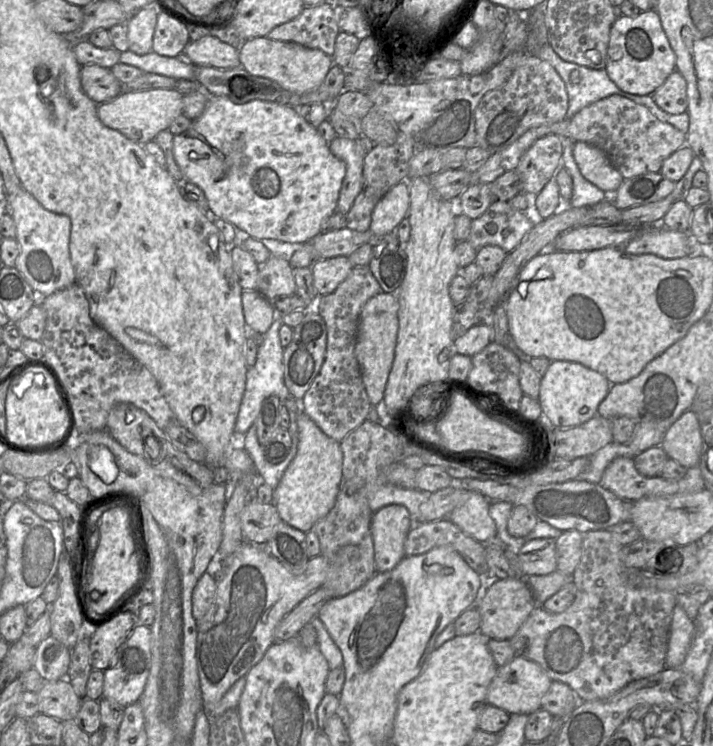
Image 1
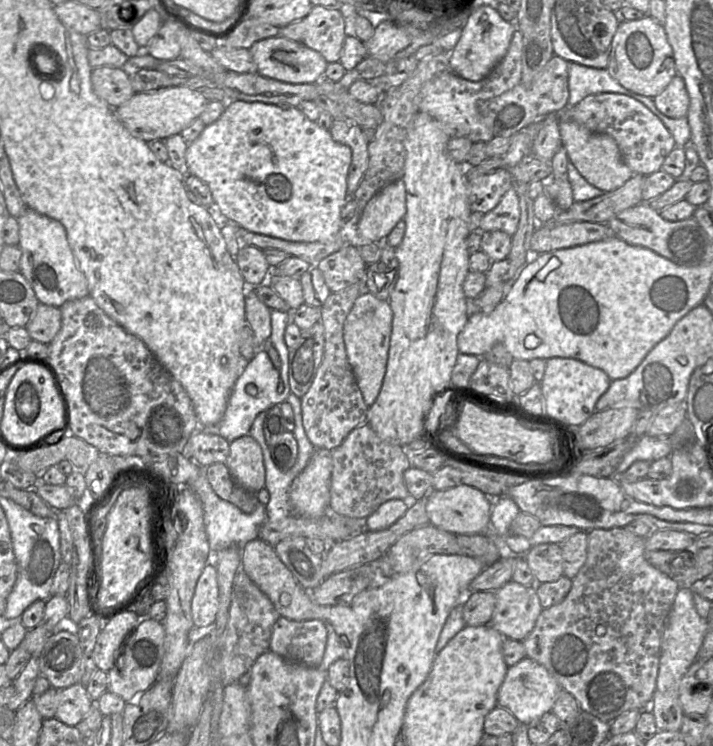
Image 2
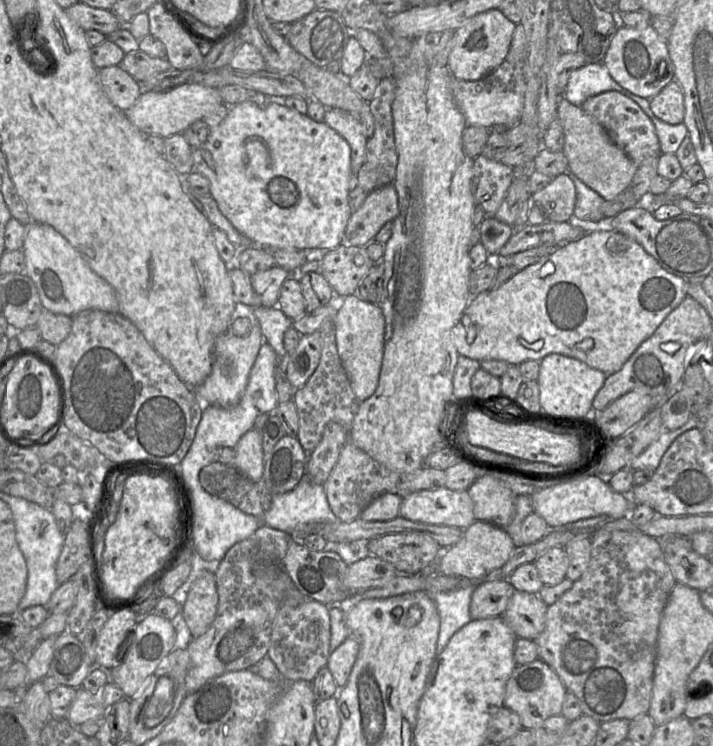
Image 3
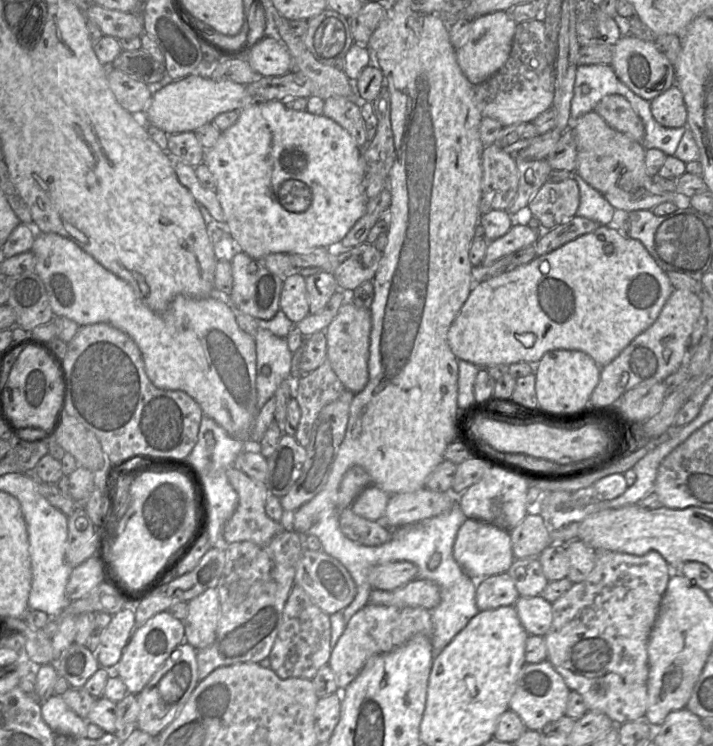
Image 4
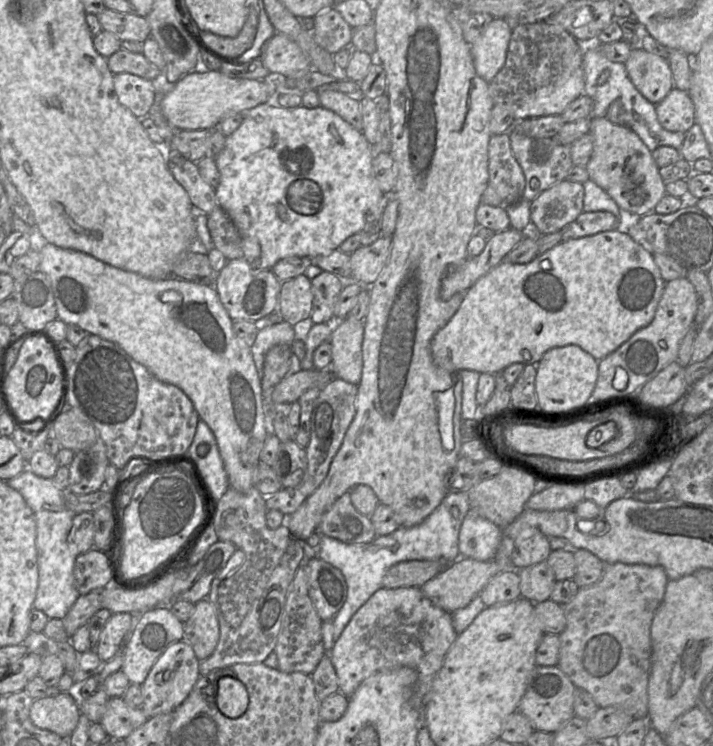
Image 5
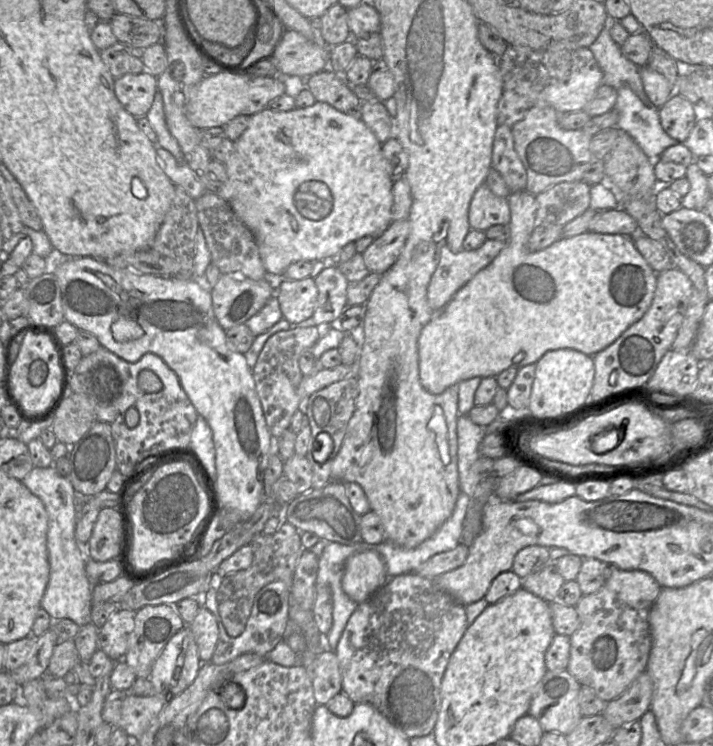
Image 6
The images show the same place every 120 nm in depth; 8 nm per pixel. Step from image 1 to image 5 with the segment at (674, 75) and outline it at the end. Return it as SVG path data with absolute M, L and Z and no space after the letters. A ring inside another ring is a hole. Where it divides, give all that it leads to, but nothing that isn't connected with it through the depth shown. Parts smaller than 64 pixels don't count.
M674 87L656 105L656 115L667 131L686 133L695 123L695 107L689 92Z

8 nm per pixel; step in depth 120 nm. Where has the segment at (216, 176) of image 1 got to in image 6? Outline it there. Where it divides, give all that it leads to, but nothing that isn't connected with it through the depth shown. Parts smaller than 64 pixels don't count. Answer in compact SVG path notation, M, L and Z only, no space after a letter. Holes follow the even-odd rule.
M316 101L312 106L296 108L290 111L266 108L251 115L248 127L234 141L233 150L224 164L228 178L225 184L216 190L216 193L228 202L237 217L253 233L260 258L271 279L281 278L284 270L297 261L331 262L346 244L356 242L364 236L377 238L392 222L392 188L394 180L390 175L388 163L382 153L382 144L361 119L340 112L328 103Z

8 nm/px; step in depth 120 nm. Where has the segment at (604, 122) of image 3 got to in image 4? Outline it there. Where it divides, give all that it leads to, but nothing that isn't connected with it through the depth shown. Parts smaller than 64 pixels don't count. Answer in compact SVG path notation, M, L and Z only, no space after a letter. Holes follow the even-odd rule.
M622 95L605 96L596 105L594 111L613 129L643 144L644 126L642 120Z

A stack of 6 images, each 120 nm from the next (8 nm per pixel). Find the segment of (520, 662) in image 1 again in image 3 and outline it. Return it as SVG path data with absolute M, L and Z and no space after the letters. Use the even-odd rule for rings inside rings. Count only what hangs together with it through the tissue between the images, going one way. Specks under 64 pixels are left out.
M543 660L517 666L507 682L504 707L515 712L522 728L533 730L551 716L561 715L562 705L567 694L563 682L556 672Z

